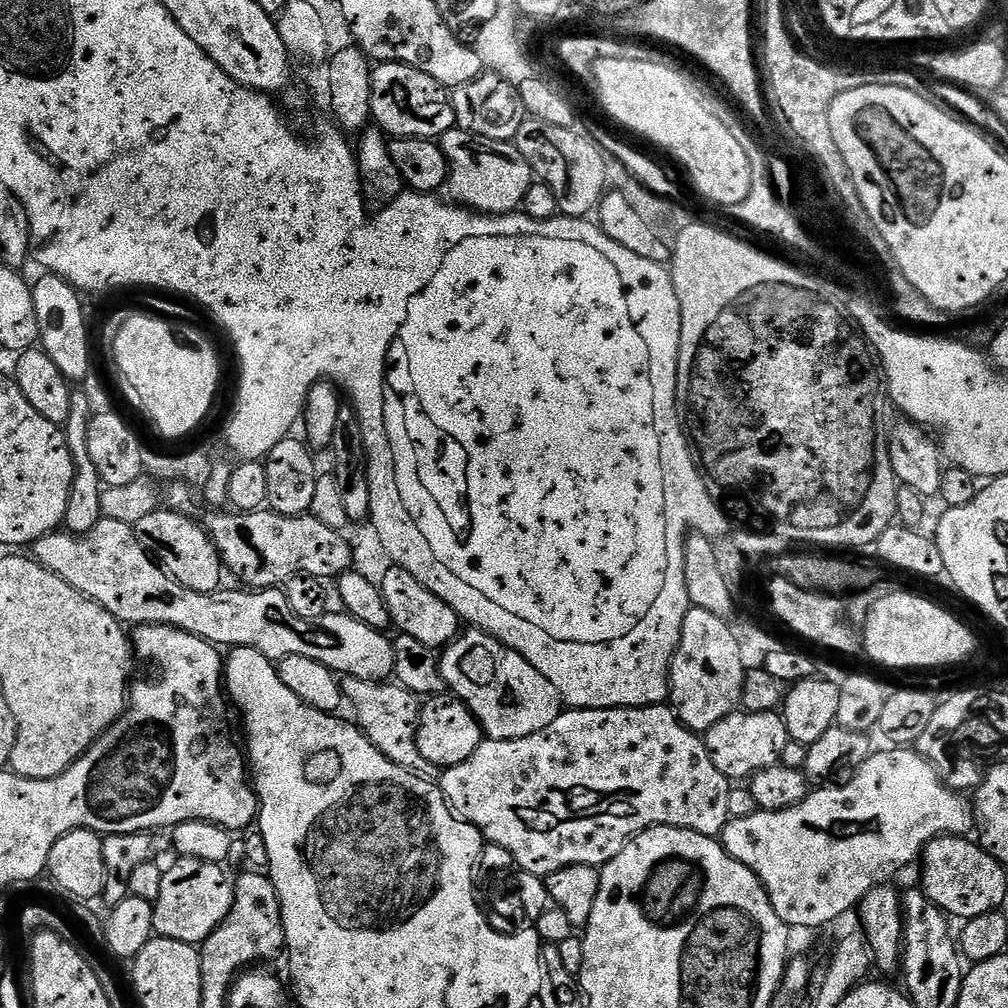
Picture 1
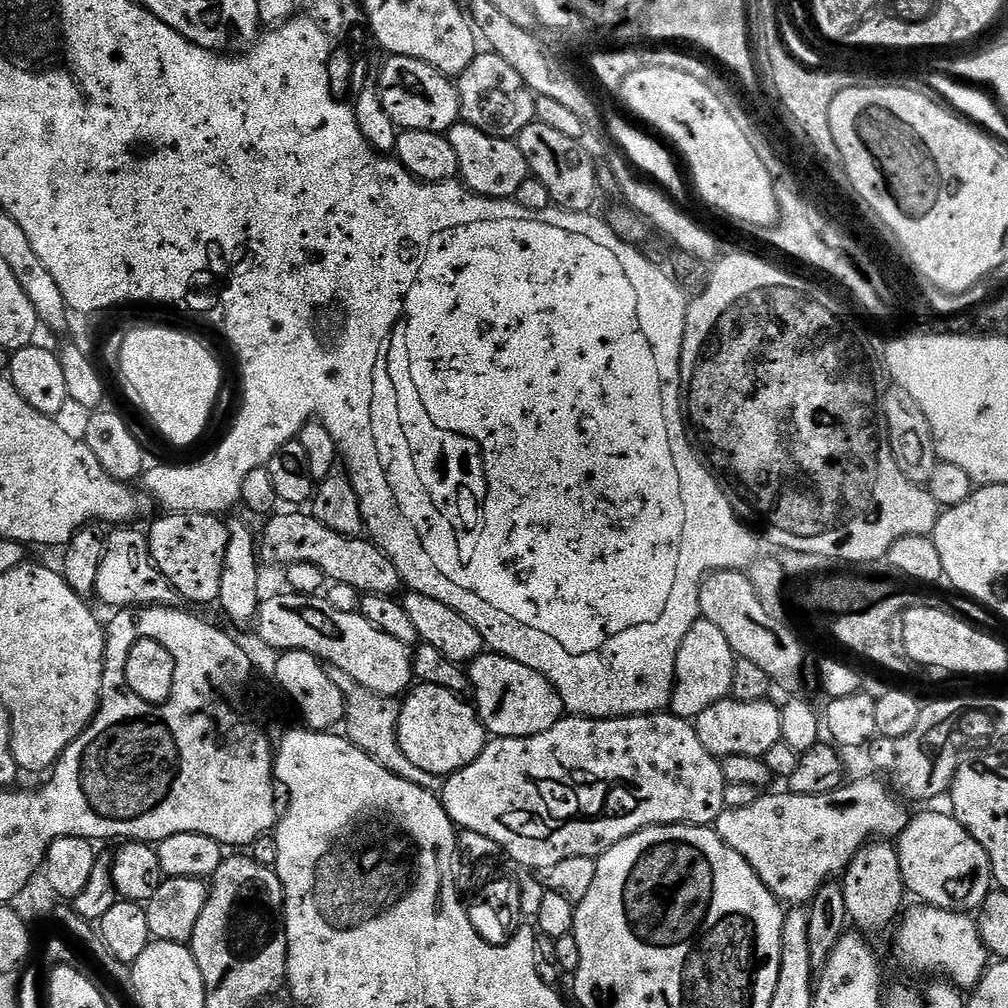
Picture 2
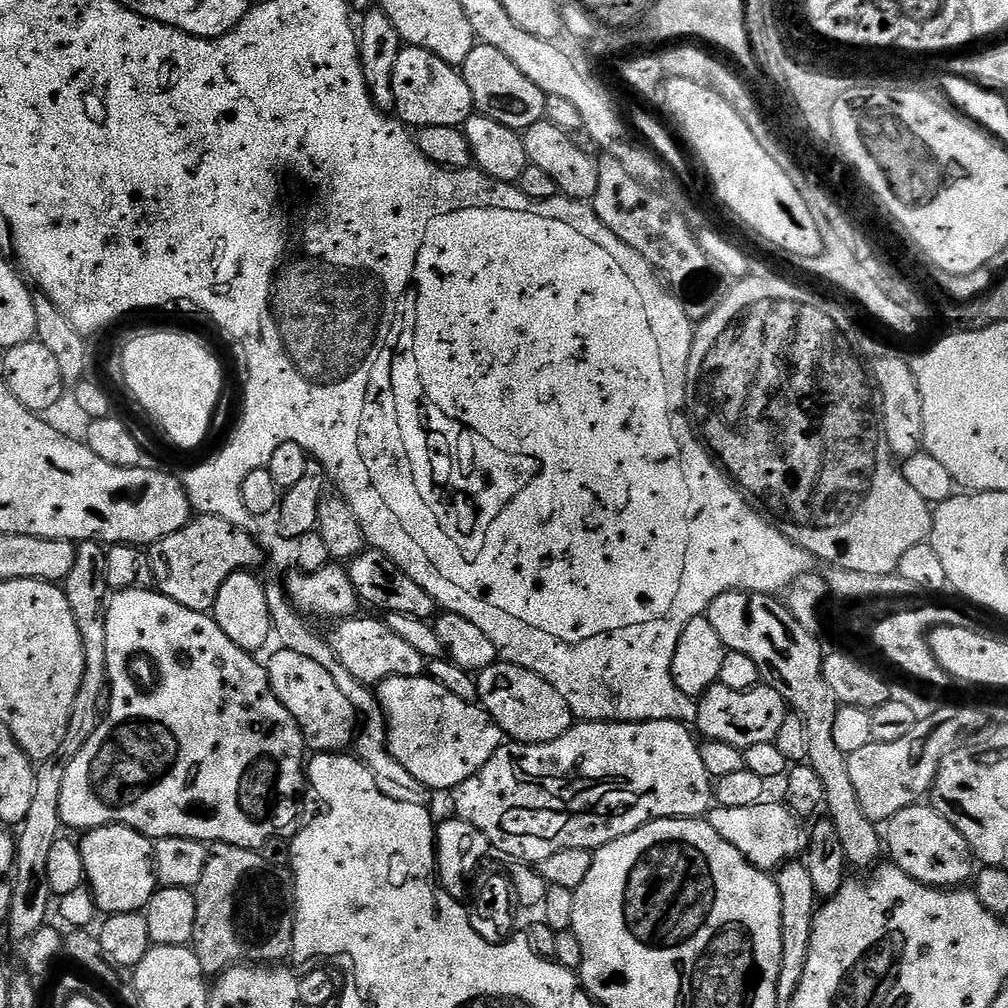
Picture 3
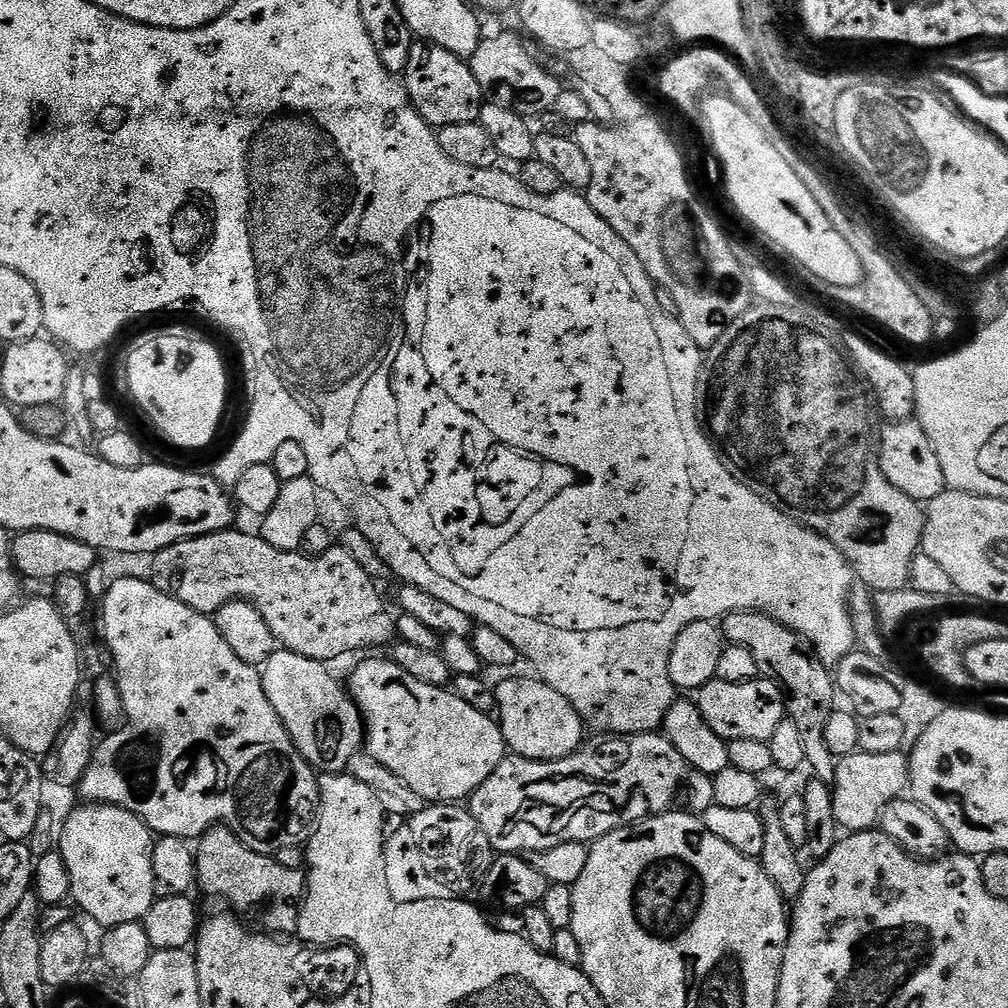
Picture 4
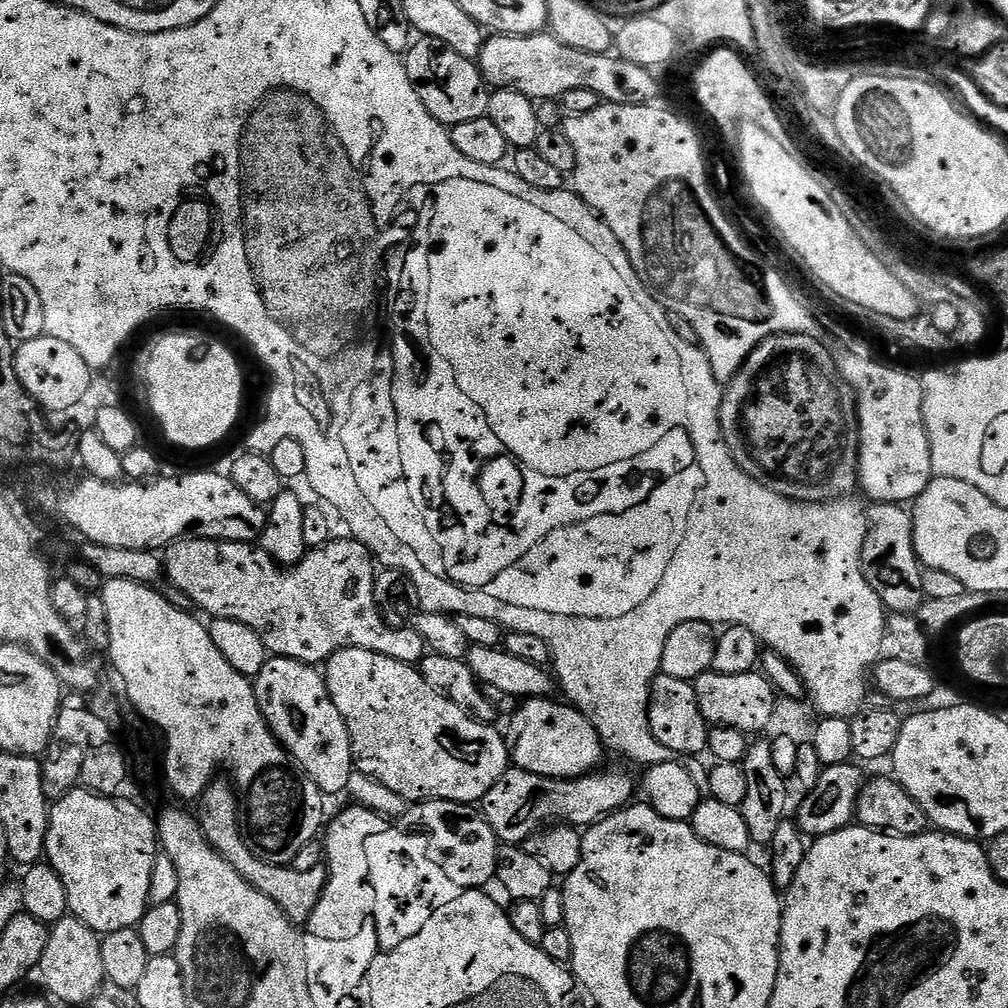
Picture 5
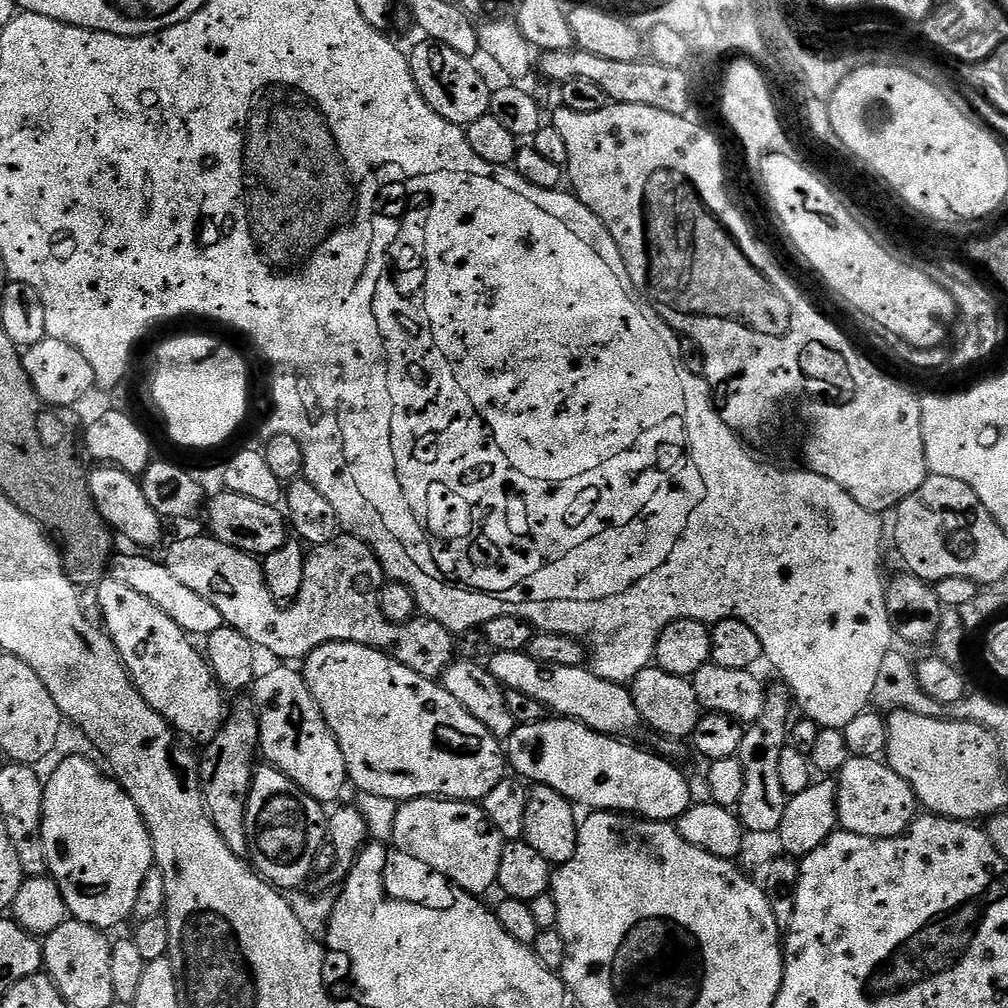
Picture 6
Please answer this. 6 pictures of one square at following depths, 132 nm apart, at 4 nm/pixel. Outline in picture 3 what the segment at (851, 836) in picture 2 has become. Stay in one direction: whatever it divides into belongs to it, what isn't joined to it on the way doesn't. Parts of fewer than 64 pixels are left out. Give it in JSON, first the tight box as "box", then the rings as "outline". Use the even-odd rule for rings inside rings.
{"box":[706,803,806,870],"outline":[[[768,803],[741,807],[716,806],[707,813],[706,819],[753,866],[761,870],[776,870],[782,864],[795,861],[805,851],[806,832],[800,829],[801,821],[791,808],[783,803]]]}

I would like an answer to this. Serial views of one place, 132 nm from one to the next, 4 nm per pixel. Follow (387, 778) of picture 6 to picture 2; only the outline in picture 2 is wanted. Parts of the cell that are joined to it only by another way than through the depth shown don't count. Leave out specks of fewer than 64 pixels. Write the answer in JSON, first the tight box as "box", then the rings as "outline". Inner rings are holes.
{"box":[398,683,486,778],"outline":[[[417,683],[403,697],[400,705],[398,738],[402,754],[406,754],[406,758],[418,766],[418,770],[447,778],[453,772],[470,766],[470,762],[482,754],[486,729],[469,701],[467,704],[464,698],[442,686]]]}

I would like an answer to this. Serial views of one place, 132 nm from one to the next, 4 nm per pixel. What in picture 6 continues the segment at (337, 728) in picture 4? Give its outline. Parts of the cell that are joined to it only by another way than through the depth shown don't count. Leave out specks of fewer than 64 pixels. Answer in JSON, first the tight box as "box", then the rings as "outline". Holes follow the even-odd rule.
{"box":[250,666,349,806],"outline":[[[292,666],[276,667],[280,668],[270,669],[265,676],[257,675],[250,692],[260,715],[260,752],[271,767],[286,774],[310,798],[325,806],[335,805],[344,792],[344,784],[346,788],[349,783],[342,750],[326,718],[322,718],[322,710],[318,710],[318,702],[314,702],[314,694],[310,694],[303,675]]]}

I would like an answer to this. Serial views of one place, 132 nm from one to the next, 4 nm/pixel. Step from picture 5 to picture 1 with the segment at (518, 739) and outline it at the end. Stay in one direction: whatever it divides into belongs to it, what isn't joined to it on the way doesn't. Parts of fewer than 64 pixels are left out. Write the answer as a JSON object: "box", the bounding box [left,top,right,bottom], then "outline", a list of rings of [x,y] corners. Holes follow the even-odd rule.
{"box":[439,630,562,740],"outline":[[[464,630],[443,649],[439,657],[447,691],[461,700],[480,723],[480,731],[490,740],[517,740],[538,734],[554,722],[562,711],[558,690],[522,654],[507,648],[493,636],[479,630]]]}

